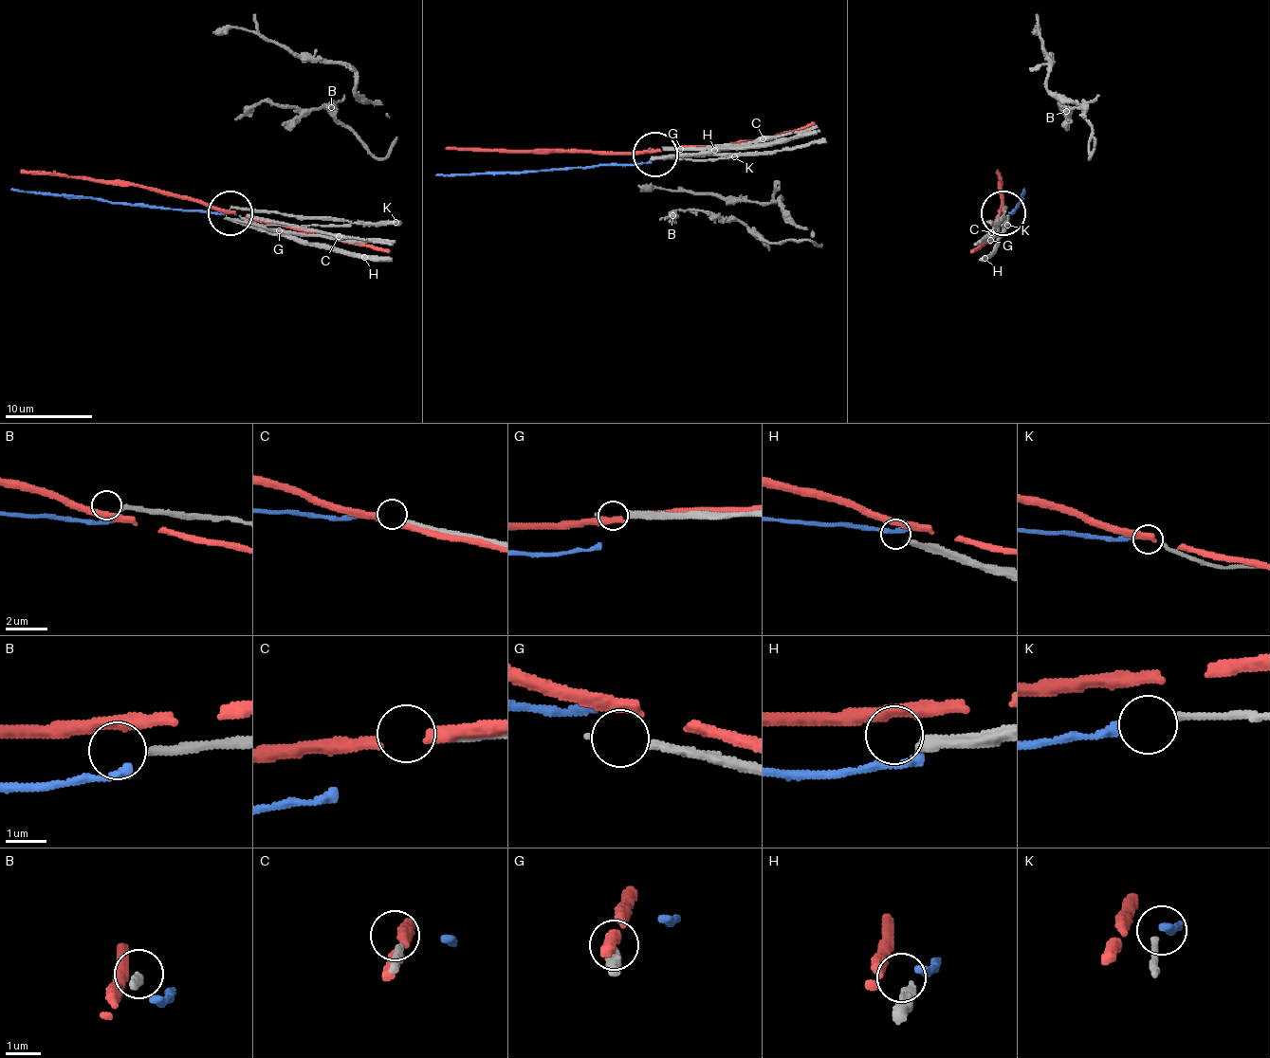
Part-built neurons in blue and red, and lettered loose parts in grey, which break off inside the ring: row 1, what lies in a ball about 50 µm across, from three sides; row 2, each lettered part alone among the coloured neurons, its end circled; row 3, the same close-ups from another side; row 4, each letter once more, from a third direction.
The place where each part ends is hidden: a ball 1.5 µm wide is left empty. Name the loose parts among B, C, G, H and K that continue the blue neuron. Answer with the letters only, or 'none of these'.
K

